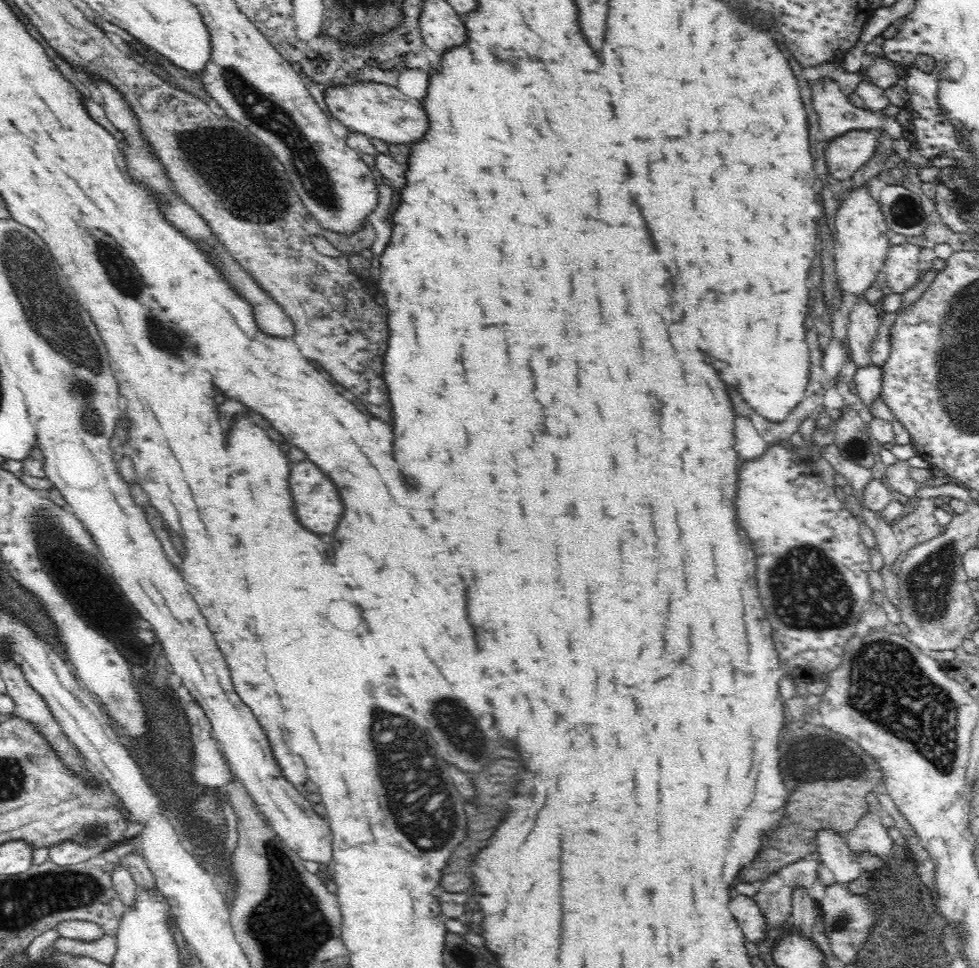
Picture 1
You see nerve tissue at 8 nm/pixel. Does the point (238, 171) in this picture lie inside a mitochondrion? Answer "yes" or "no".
yes

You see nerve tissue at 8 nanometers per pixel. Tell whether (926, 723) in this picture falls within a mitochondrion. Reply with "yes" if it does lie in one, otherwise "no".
yes

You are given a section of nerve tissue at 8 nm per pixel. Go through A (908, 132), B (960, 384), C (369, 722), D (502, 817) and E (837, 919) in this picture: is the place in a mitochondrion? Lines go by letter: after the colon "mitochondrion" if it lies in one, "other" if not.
A: other
B: mitochondrion
C: mitochondrion
D: other
E: mitochondrion

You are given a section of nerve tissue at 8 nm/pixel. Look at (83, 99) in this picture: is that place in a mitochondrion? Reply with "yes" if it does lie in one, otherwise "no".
no

